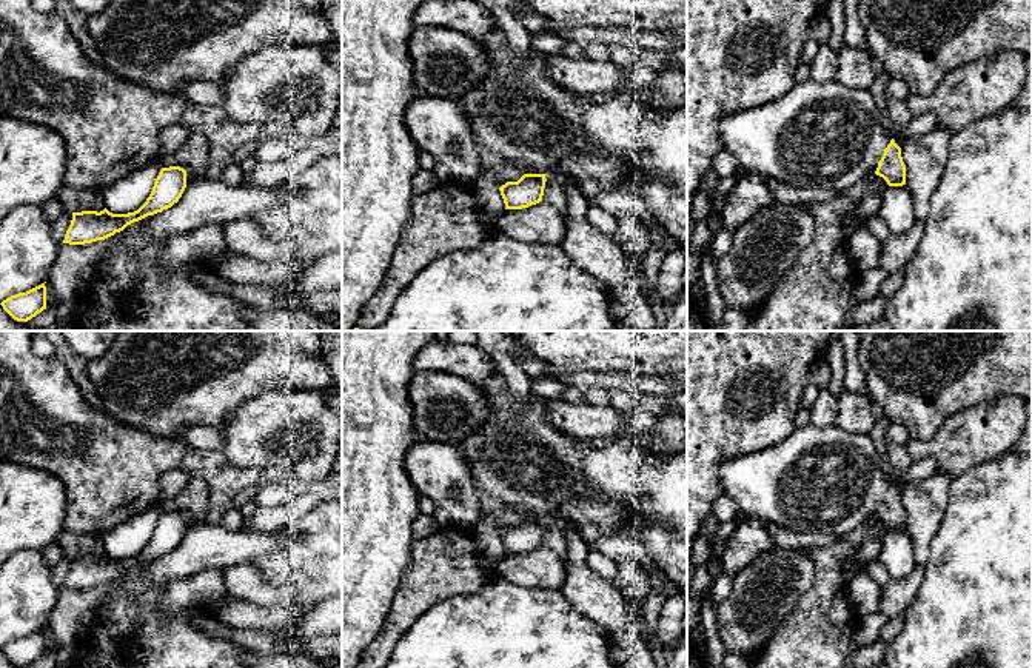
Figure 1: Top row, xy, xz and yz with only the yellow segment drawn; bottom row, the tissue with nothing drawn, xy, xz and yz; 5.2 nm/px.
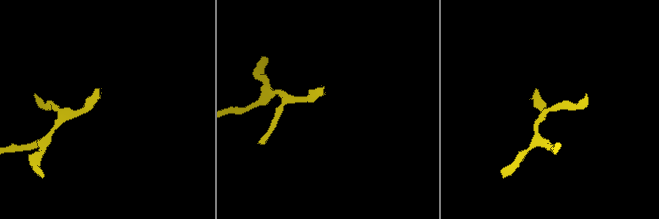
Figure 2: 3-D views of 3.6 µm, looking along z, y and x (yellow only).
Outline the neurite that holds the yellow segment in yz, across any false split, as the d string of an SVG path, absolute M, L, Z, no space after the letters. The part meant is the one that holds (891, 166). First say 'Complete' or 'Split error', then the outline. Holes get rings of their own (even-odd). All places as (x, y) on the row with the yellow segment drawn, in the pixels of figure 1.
Split error. M835 80L796 82L775 102L724 115L718 131L724 149L750 174L766 179L798 188L846 191L875 172L889 186L906 185L901 148L884 131L883 115L870 89L852 89Z

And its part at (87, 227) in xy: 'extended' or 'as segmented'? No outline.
as segmented

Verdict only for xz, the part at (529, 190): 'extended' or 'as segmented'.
extended

